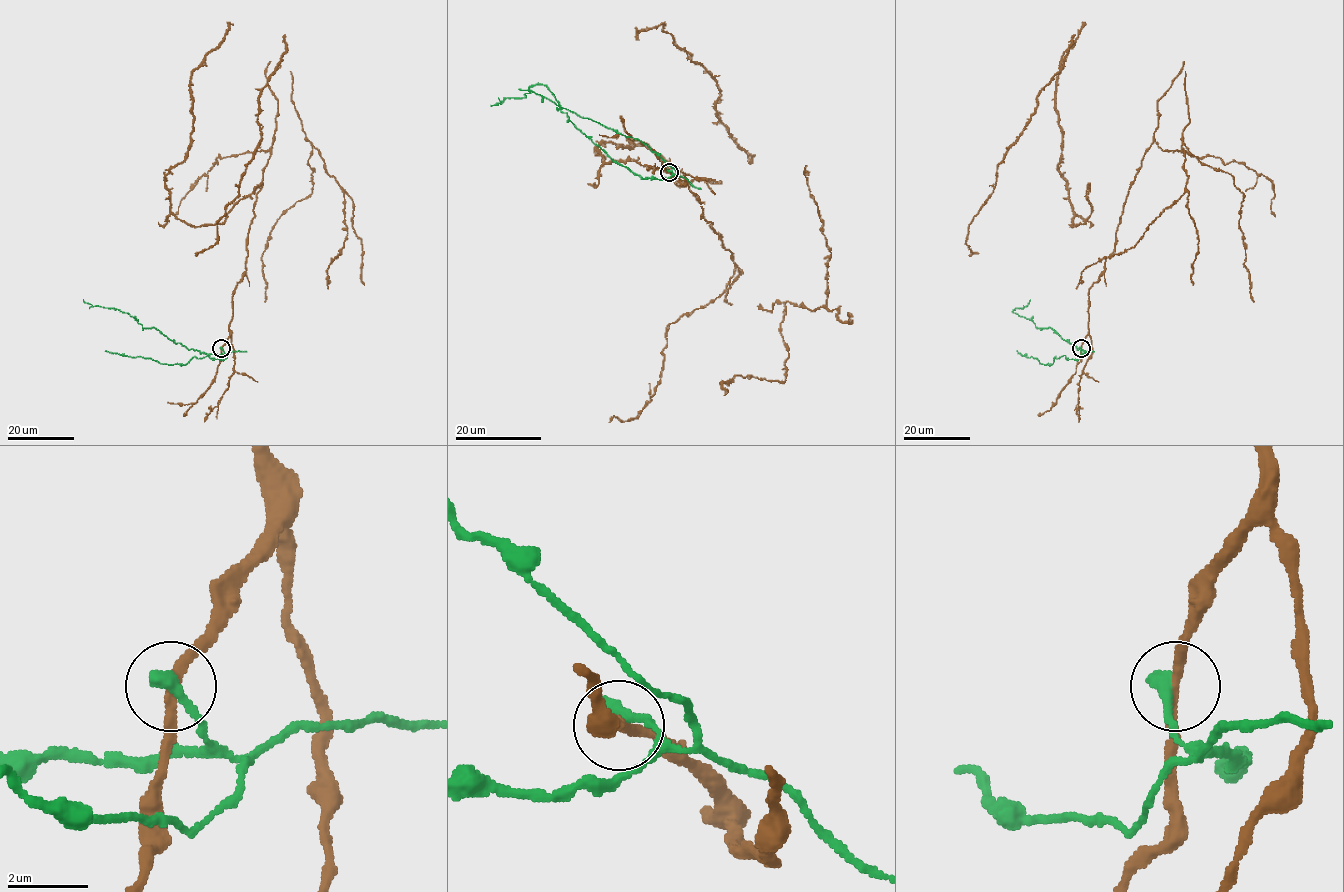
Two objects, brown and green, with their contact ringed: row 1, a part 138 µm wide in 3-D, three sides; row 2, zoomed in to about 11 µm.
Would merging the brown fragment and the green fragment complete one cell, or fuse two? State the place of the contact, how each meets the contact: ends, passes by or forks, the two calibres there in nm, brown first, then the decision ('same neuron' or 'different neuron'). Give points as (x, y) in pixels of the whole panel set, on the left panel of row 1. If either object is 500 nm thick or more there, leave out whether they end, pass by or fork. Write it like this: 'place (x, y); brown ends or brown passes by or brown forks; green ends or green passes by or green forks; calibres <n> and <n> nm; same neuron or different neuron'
place (221, 348); brown passes by; green ends; calibres 240 and 400 nm; different neuron

